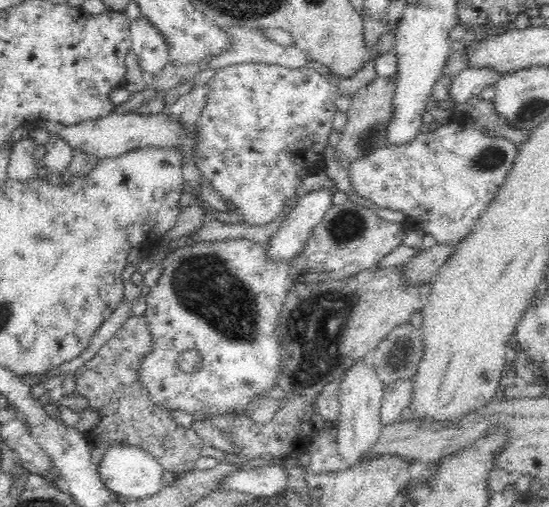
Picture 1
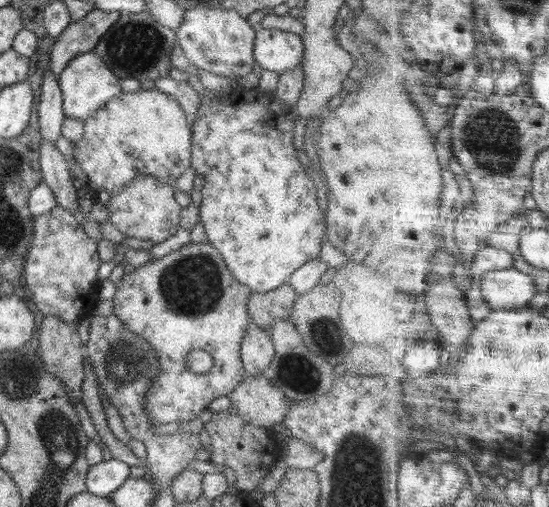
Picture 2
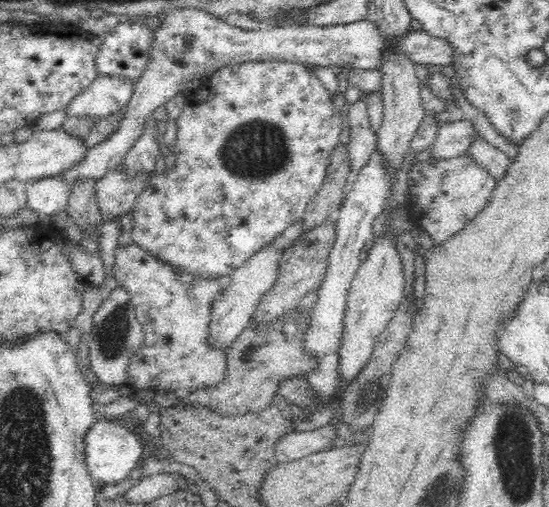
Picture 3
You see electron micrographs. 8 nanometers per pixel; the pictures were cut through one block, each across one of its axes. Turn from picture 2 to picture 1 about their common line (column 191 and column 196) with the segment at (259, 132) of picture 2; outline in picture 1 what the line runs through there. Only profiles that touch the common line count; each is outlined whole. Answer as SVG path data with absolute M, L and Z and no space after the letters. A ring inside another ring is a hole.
M246 62L217 69L207 84L210 94L206 96L206 108L202 108L195 123L198 146L194 150L194 167L210 180L212 190L228 201L228 211L242 216L243 223L258 226L271 223L290 198L296 200L296 187L300 181L320 171L323 152L332 132L332 119L337 111L337 82L307 66L292 69L278 64Z

